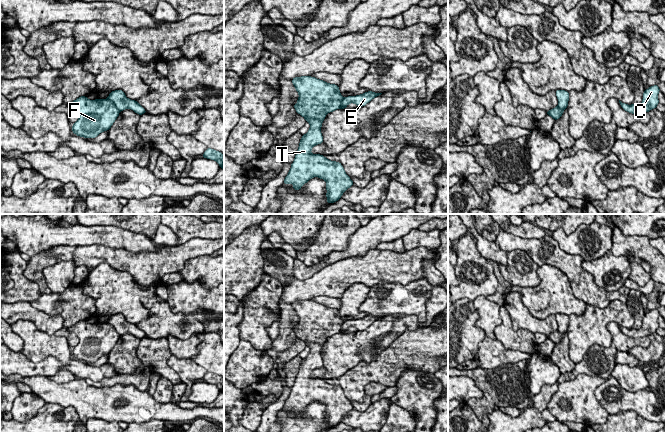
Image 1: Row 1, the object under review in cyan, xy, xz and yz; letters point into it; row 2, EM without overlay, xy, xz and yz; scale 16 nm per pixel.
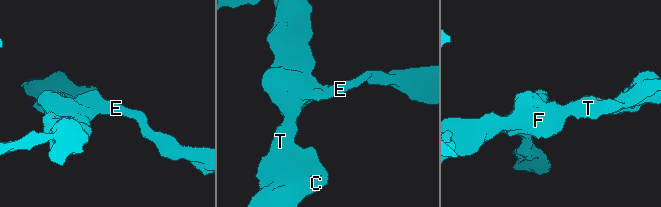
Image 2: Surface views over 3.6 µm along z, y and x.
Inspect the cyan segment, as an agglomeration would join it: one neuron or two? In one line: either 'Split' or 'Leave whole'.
Split

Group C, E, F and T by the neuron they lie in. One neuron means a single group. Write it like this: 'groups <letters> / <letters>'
groups C F T / E

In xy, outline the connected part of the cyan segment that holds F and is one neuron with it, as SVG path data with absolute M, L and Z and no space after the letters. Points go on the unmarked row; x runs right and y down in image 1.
M86 320L68 327L67 331L75 333L79 338L79 343L72 349L72 356L86 363L93 363L108 355L120 336L109 323L90 324Z

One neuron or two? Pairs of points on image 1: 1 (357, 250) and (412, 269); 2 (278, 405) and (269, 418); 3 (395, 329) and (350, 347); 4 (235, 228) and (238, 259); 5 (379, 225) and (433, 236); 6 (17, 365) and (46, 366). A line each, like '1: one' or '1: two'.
1: two
2: one
3: one
4: two
5: two
6: one

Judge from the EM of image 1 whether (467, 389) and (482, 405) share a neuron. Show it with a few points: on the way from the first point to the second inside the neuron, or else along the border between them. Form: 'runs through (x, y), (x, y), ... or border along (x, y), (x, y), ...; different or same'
border along (464, 376), (473, 380), (483, 397); different

